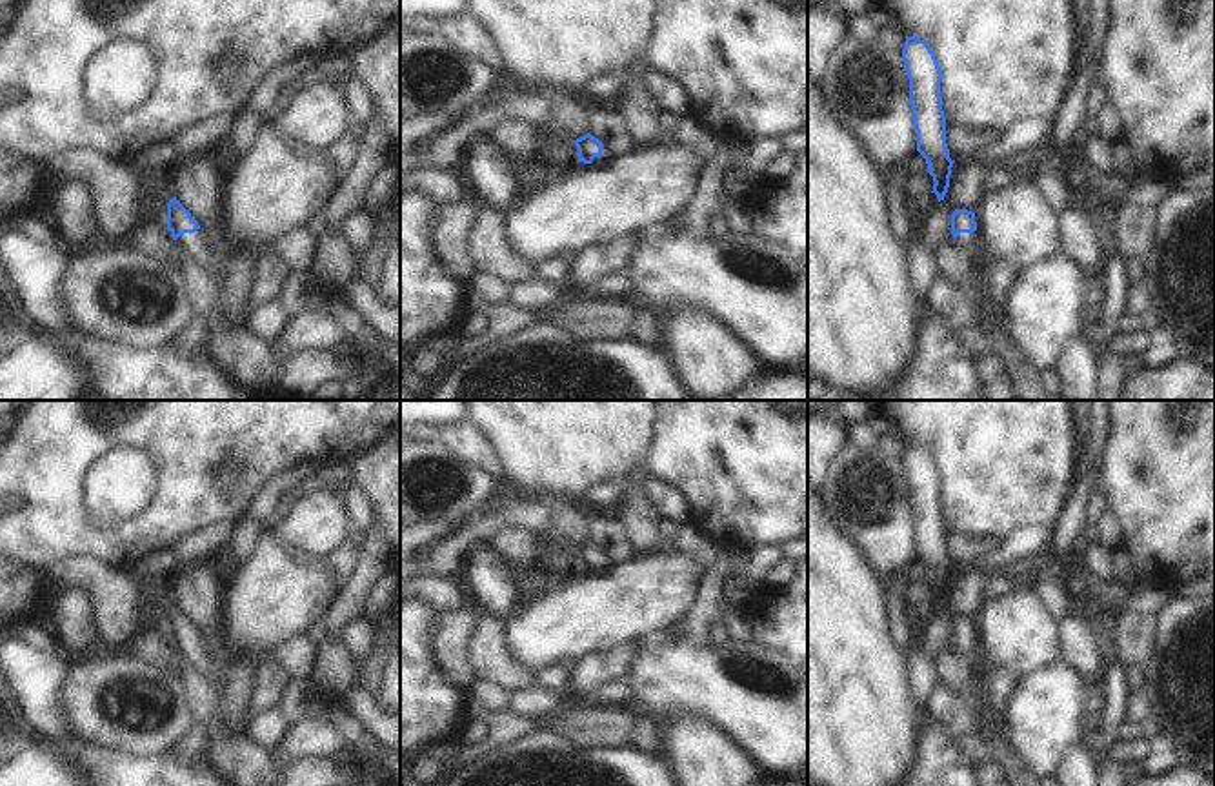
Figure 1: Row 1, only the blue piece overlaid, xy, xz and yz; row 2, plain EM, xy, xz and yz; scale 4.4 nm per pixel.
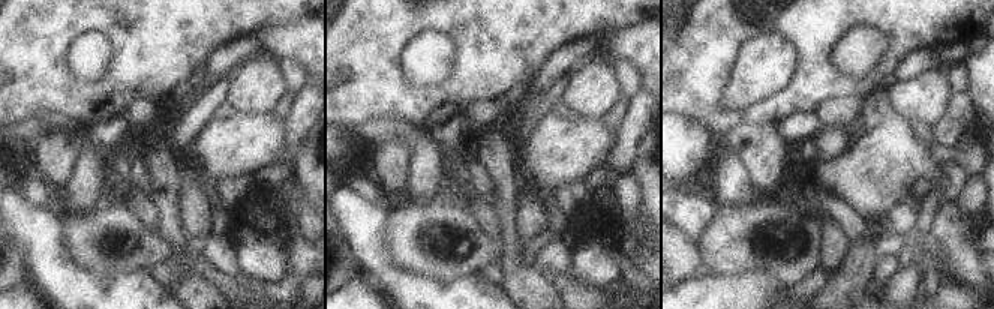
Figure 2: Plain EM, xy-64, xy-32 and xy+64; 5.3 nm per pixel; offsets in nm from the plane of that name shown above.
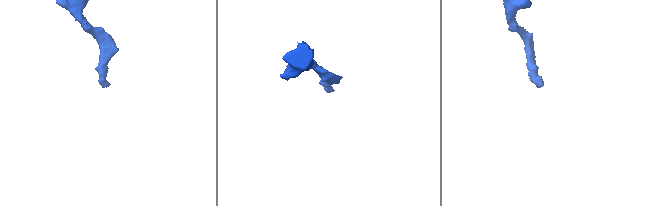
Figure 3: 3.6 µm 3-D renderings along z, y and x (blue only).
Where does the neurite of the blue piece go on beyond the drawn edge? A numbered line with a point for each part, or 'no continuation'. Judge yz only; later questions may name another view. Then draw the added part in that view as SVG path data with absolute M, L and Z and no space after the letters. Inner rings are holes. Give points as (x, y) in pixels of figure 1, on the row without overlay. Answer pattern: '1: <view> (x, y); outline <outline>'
1: yz (972, 650); outline M973 639L973 640L960 640L957 646L955 646L955 651L960 653L966 662L971 666L971 670L975 673L982 673L982 664L986 660L986 651L980 644L979 639Z

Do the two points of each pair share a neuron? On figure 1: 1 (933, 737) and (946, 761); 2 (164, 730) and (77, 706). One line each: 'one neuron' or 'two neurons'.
1: one neuron
2: one neuron

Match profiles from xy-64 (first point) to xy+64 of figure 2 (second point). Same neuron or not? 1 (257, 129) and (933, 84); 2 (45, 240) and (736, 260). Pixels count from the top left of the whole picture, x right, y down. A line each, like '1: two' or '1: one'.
1: two
2: two

